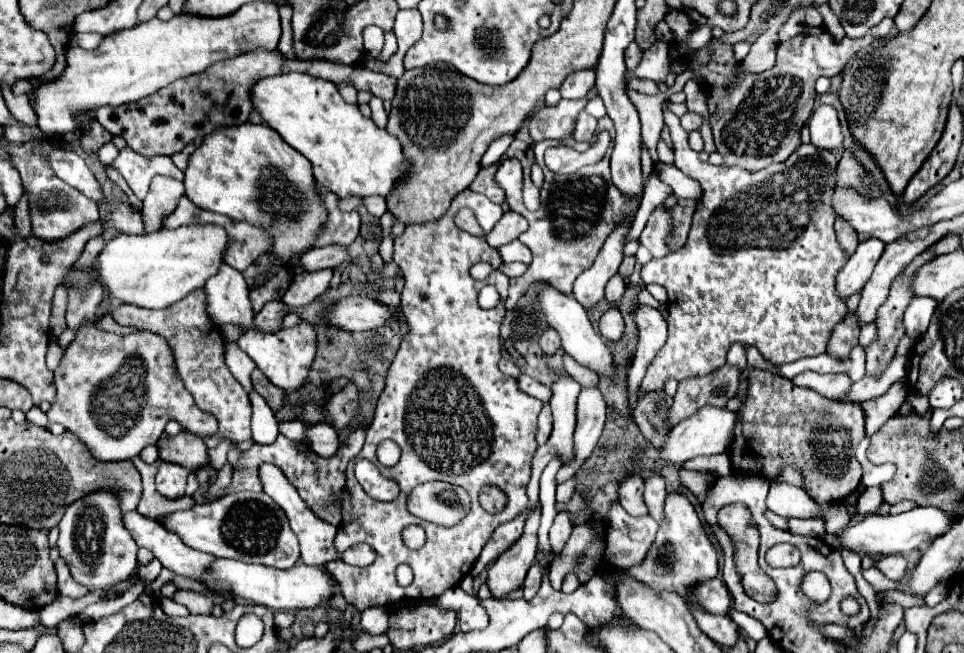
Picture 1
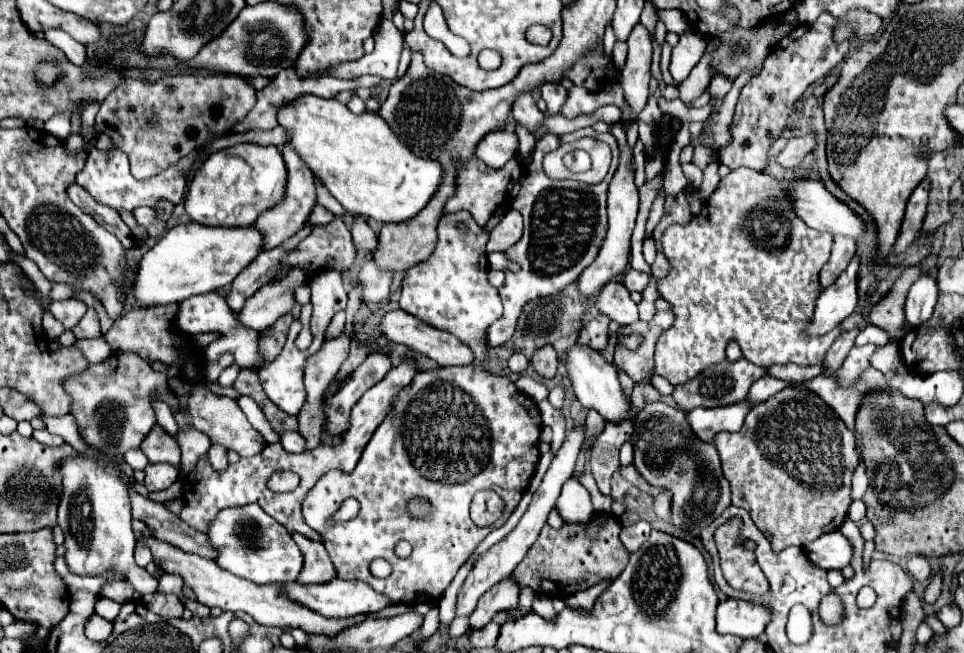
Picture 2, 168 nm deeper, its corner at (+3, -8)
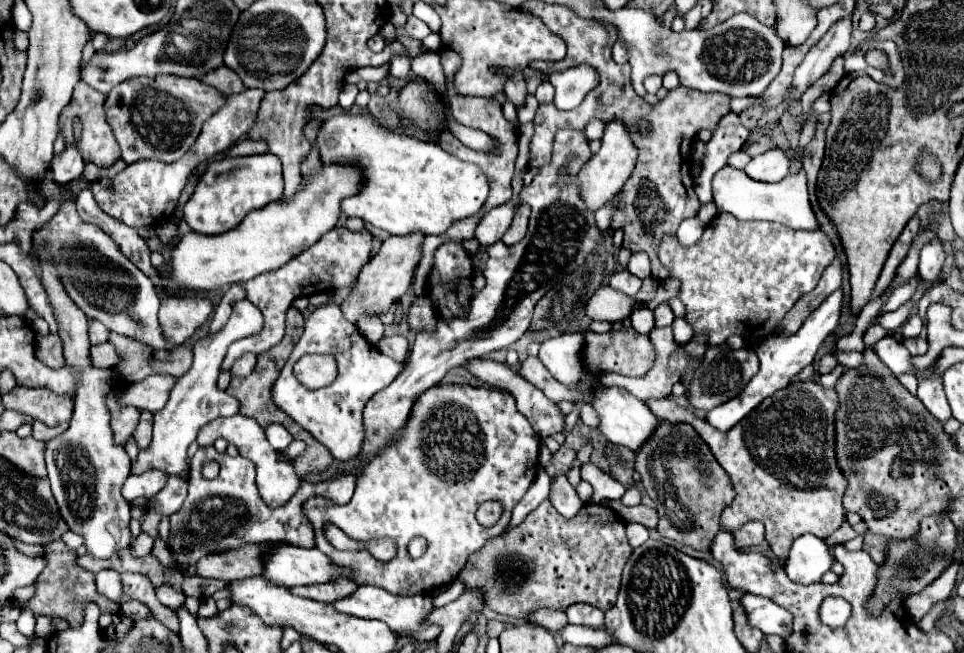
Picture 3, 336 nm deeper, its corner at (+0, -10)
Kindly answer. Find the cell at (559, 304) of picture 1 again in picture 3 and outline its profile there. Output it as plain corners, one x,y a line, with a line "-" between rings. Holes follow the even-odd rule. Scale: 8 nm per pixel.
600,386
596,388
594,392
594,398
592,398
592,408
596,410
598,414
598,428
600,432
612,442
612,444
618,444
618,446
626,446
630,450
638,450
648,438
650,434
654,432
656,428
656,416
650,412
650,408
646,406
646,402
638,400
636,396
632,396
628,390
624,388
608,388
608,386

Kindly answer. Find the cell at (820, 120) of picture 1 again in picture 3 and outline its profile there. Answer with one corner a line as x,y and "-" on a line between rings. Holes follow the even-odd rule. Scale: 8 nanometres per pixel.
772,148
772,150
768,150
760,156
754,156
752,162
744,168
744,172
752,180
776,182
776,180
782,180
788,174
788,166
790,166
788,152
782,150
782,148

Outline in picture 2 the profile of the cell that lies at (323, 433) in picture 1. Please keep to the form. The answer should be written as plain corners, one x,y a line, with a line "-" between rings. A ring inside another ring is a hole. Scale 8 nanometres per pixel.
283,432
279,434
279,444
287,450
287,452
305,452
305,440
301,438
299,432

